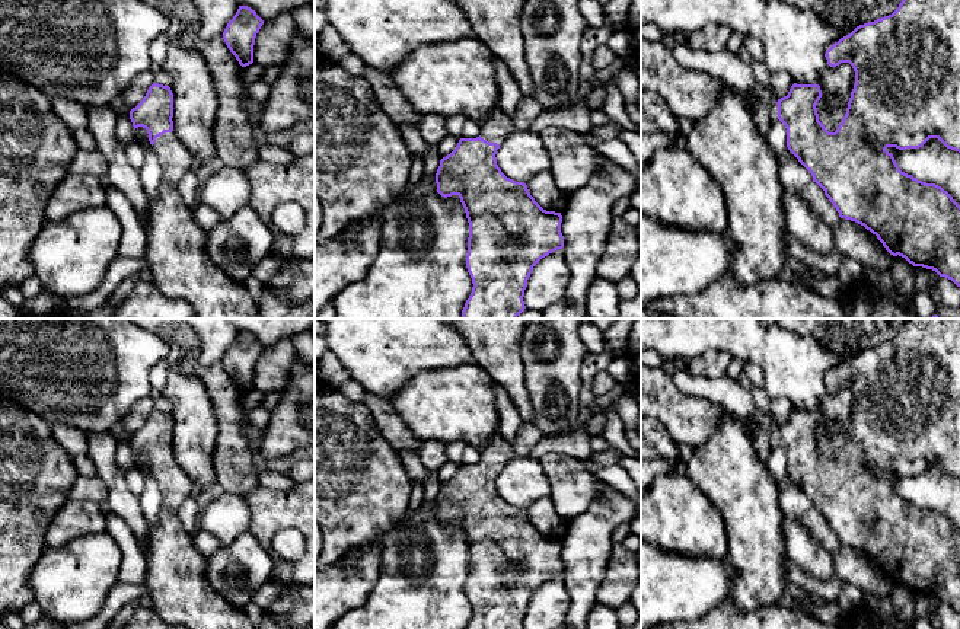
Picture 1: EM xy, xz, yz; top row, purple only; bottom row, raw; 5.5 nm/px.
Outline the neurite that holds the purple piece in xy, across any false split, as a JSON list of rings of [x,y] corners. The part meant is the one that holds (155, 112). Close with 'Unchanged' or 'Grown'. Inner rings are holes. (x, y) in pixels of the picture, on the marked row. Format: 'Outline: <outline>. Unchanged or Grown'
Outline: [[[153,83],[143,100],[130,111],[134,130],[147,130],[149,141],[162,165],[162,181],[176,186],[192,167],[192,153],[173,132],[173,93],[169,86]]]. Grown

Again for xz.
Outline: [[[498,105],[484,118],[476,138],[460,138],[456,149],[440,160],[437,192],[457,195],[469,223],[466,268],[472,293],[462,310],[463,319],[517,319],[526,309],[523,297],[533,266],[564,248],[561,213],[543,210],[527,185],[507,178],[497,165],[500,144],[516,130],[513,118]]]. Grown

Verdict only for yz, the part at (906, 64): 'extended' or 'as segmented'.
extended

